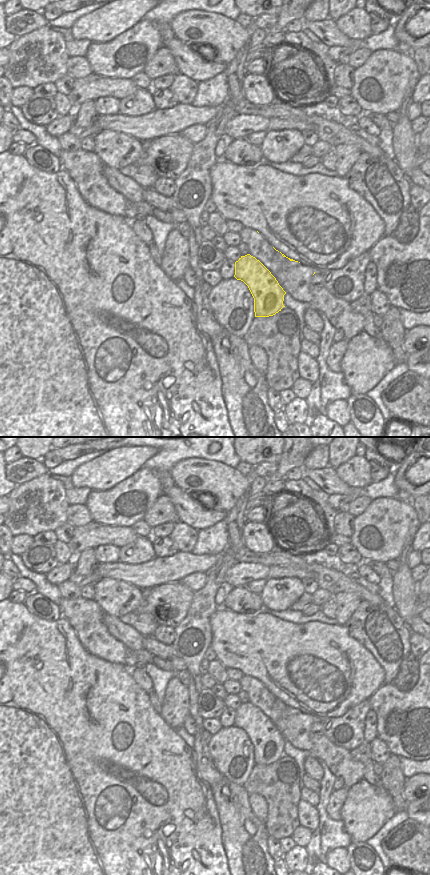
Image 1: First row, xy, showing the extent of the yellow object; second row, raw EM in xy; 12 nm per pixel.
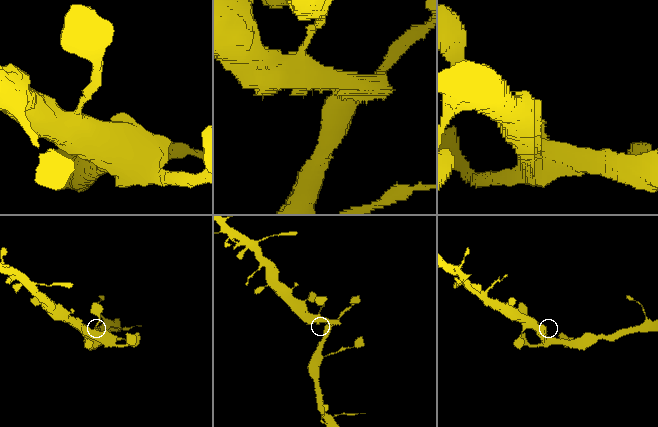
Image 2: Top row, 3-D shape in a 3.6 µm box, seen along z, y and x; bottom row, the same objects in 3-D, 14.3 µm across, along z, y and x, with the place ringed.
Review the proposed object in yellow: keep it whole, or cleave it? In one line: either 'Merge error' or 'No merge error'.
Merge error.

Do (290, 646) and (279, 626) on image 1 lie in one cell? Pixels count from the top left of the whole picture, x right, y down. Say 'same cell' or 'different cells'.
different cells

